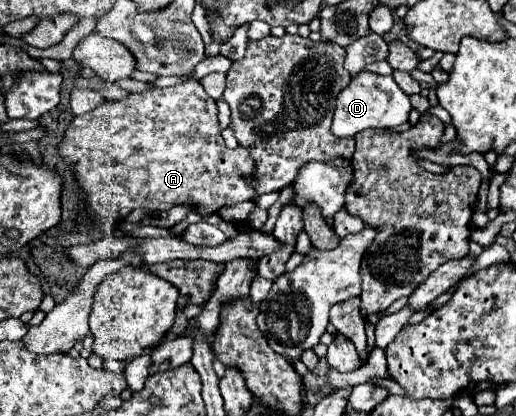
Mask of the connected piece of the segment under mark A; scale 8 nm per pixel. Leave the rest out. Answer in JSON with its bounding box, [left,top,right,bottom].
[59,81,253,221]

